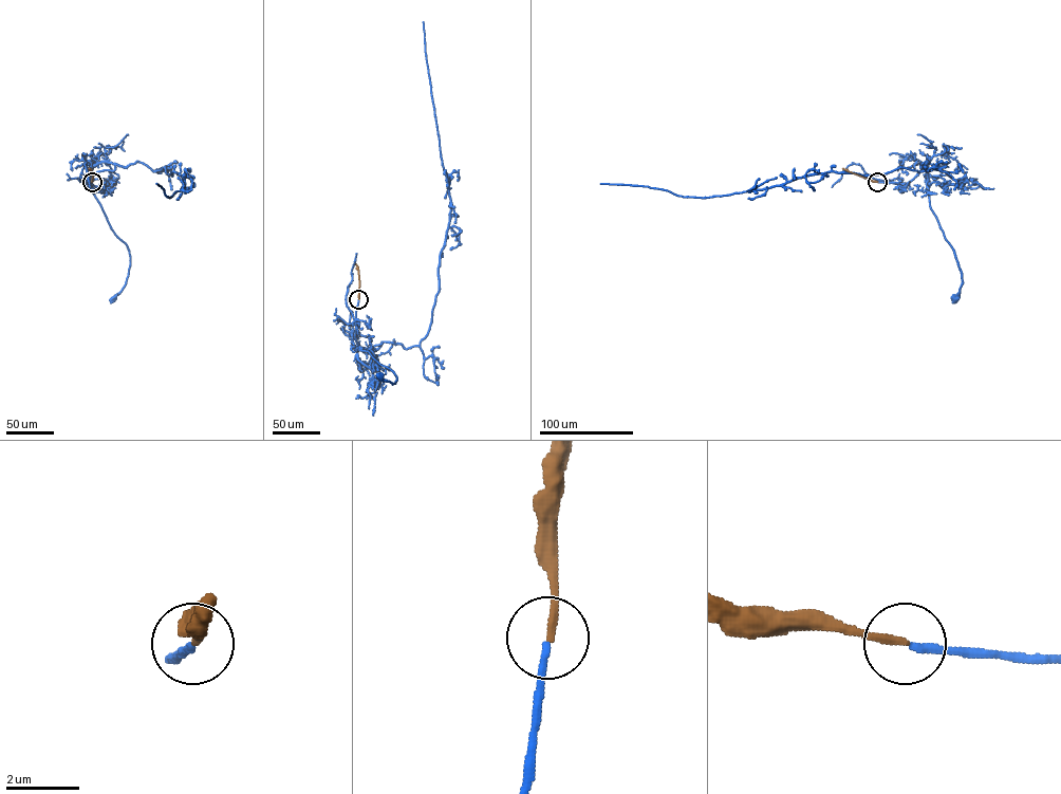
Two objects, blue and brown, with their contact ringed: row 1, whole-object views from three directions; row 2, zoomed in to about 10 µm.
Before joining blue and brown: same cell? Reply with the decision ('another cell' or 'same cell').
another cell

